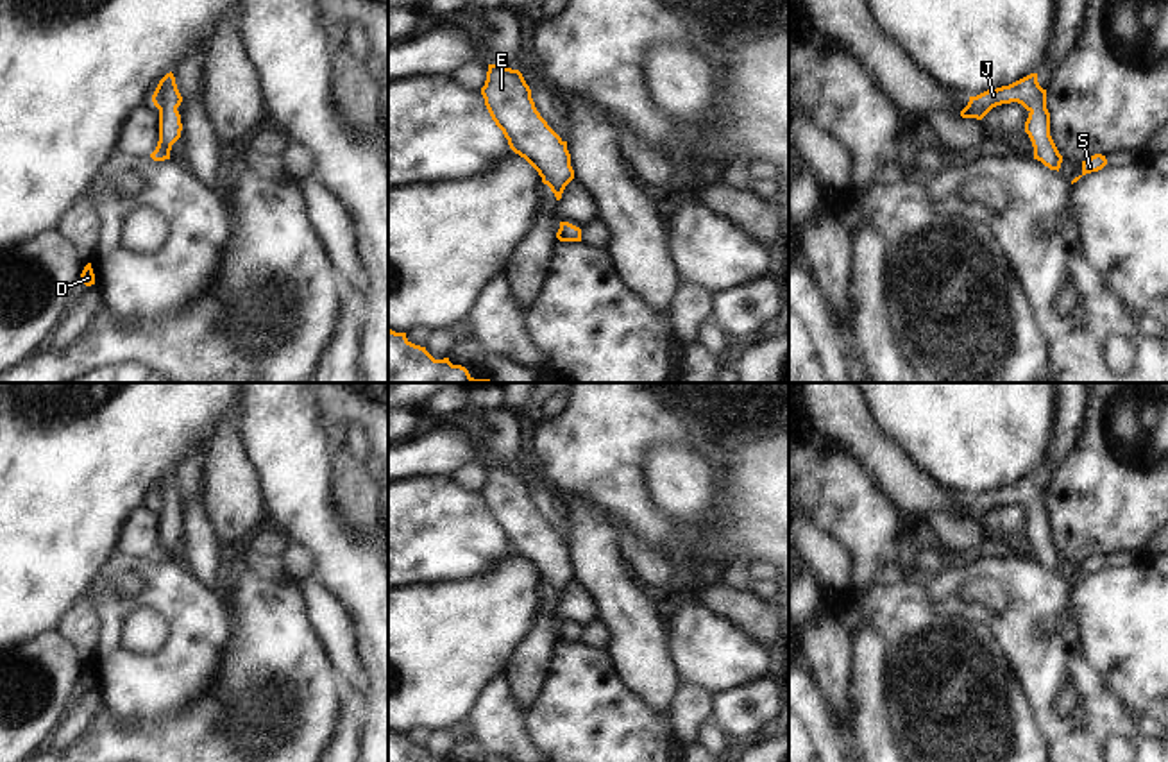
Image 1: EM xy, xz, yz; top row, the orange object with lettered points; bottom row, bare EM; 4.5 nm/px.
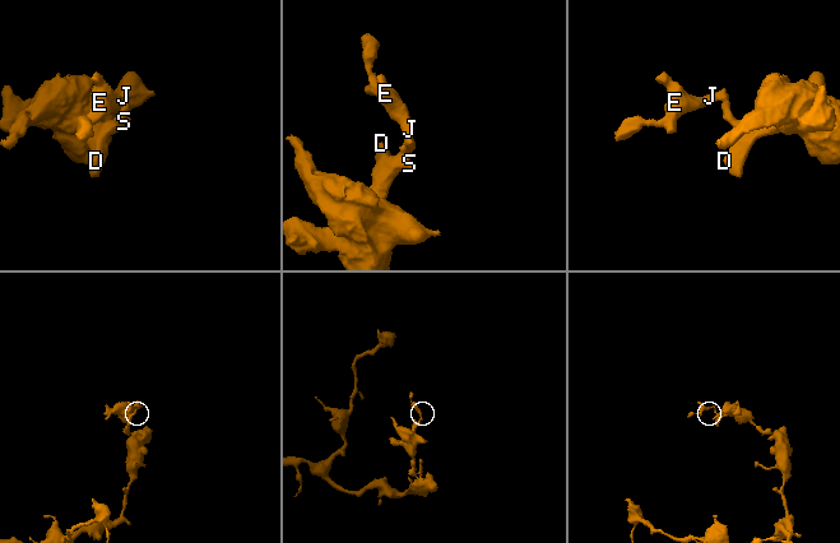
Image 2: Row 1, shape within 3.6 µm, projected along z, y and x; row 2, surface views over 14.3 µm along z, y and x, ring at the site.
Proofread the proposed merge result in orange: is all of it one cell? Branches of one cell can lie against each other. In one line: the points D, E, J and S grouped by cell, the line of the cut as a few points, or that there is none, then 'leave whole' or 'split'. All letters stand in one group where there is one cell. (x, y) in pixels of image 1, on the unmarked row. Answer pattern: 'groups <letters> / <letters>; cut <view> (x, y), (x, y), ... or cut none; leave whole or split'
groups D E J S; cut none; leave whole

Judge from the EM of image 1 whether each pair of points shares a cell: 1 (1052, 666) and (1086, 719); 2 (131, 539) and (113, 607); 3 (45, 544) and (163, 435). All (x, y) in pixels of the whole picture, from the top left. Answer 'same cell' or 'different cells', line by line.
1: same cell
2: different cells
3: same cell

